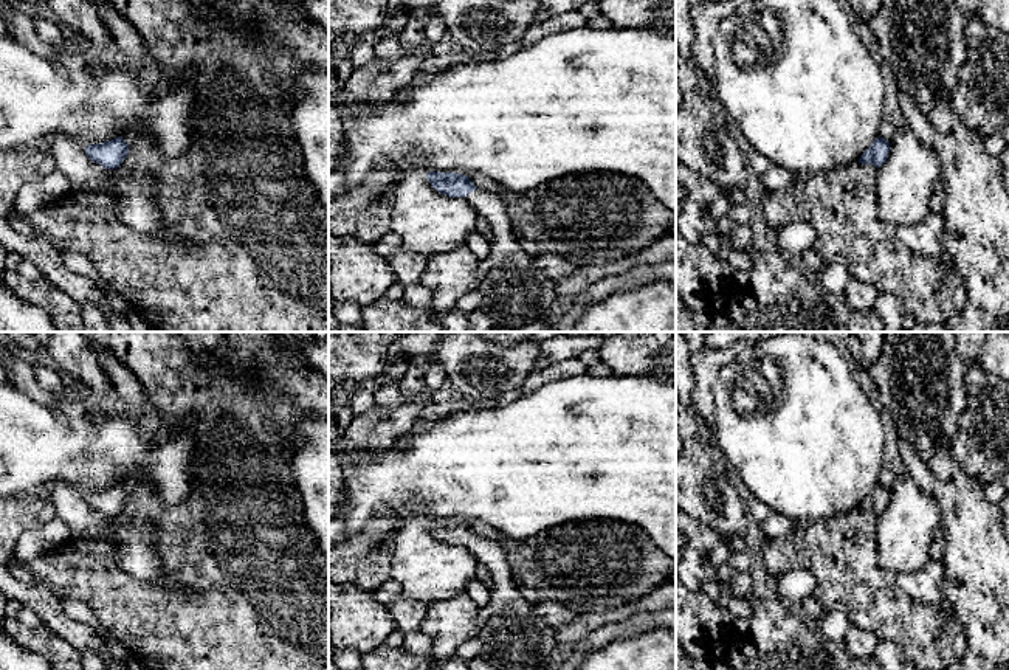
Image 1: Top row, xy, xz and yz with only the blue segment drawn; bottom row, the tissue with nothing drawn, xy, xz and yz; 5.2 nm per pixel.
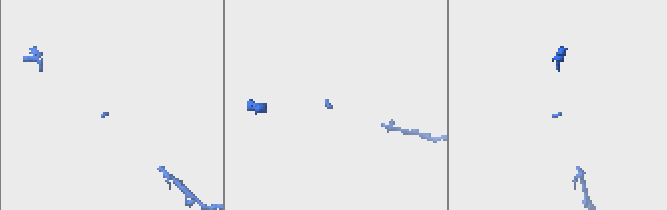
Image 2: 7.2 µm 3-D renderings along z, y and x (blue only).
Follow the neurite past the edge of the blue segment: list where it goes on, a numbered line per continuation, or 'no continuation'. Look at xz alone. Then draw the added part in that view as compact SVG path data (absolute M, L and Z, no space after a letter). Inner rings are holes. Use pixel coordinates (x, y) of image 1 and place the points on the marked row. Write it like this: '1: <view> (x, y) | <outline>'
1: xz (516, 292) | M477 189L465 195L491 226L493 237L490 240L490 254L479 262L477 268L477 292L484 296L485 310L496 326L519 329L530 323L541 321L544 316L560 307L555 281L550 279L541 267L536 265L536 257L525 253L513 234L505 202L498 191Z

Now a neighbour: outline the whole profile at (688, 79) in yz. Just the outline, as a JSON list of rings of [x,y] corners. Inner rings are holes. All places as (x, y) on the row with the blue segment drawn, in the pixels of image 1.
[[[676,48],[676,87],[682,93],[702,93],[702,79],[693,59],[682,57]]]

